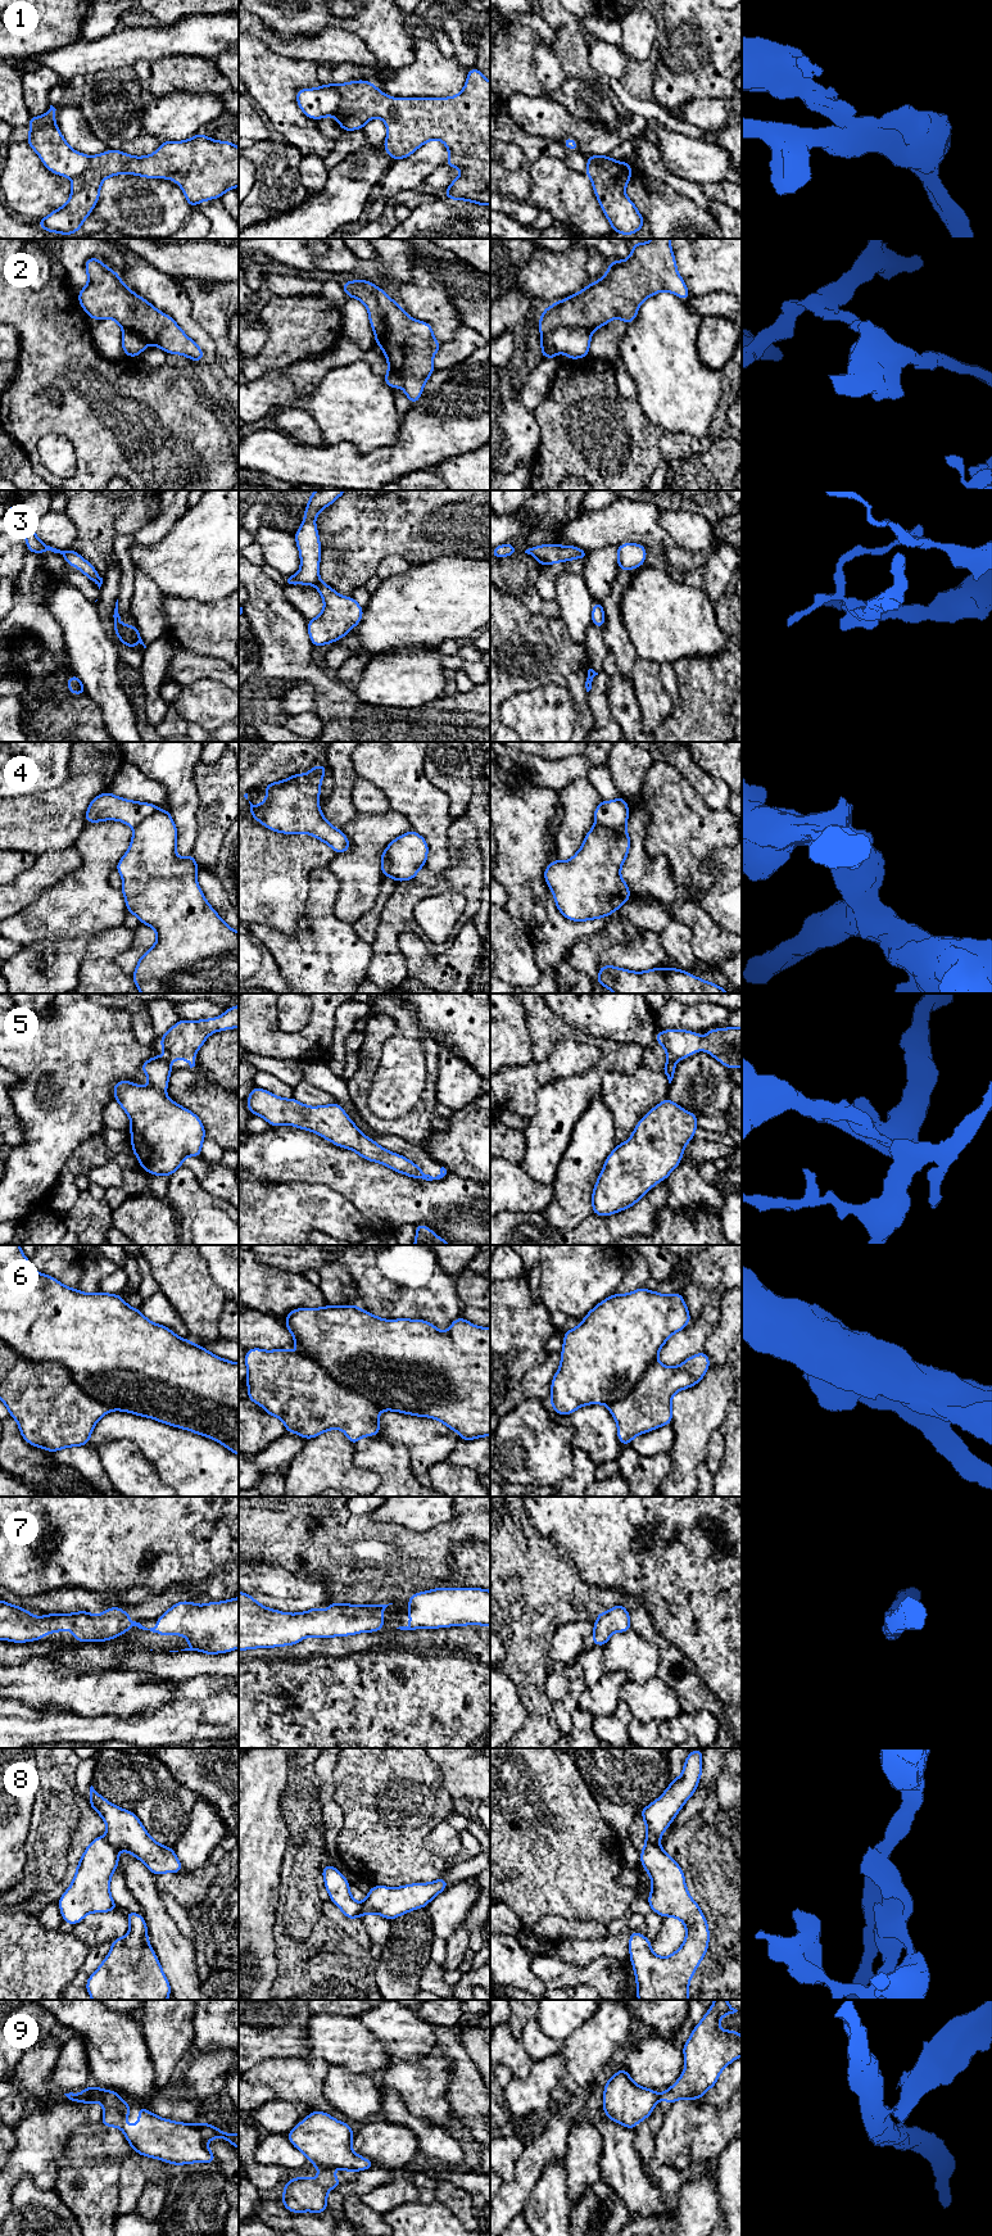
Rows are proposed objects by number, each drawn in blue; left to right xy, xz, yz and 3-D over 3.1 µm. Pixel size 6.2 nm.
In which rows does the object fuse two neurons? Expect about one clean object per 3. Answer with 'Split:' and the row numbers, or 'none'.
Split: 1, 2, 3, 4, 5, 6, 8, 9

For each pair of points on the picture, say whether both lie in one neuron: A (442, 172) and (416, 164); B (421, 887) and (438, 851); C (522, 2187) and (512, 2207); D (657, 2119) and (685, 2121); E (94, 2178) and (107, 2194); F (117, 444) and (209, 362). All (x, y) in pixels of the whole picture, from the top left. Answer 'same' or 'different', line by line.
A: different
B: different
C: same
D: different
E: same
F: different

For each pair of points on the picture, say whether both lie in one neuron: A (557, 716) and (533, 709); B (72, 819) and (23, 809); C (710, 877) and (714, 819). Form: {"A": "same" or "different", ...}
{"A": "same", "B": "same", "C": "same"}

